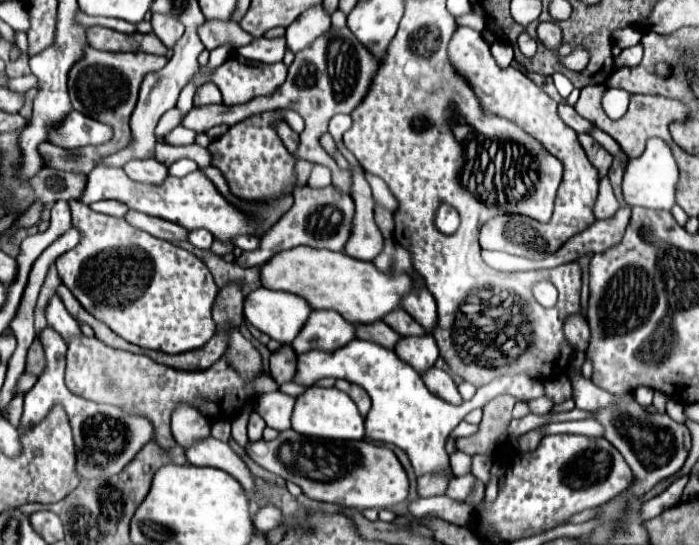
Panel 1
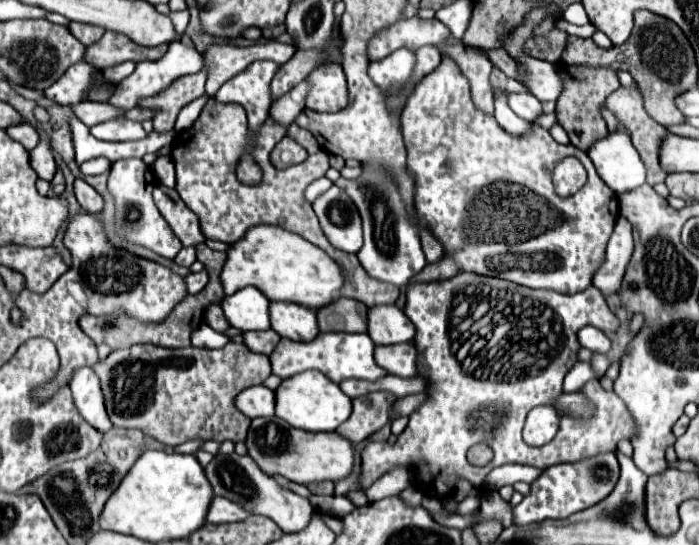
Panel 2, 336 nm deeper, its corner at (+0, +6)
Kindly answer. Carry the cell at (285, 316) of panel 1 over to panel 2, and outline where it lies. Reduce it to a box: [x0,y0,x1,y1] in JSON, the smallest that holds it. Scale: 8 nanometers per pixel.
[221,287,271,331]

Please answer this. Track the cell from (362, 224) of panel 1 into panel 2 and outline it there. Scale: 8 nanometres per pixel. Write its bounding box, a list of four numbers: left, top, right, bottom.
[313,185,363,253]

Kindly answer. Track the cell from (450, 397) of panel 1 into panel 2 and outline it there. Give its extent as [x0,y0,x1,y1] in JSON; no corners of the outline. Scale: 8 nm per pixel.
[375,343,417,377]

